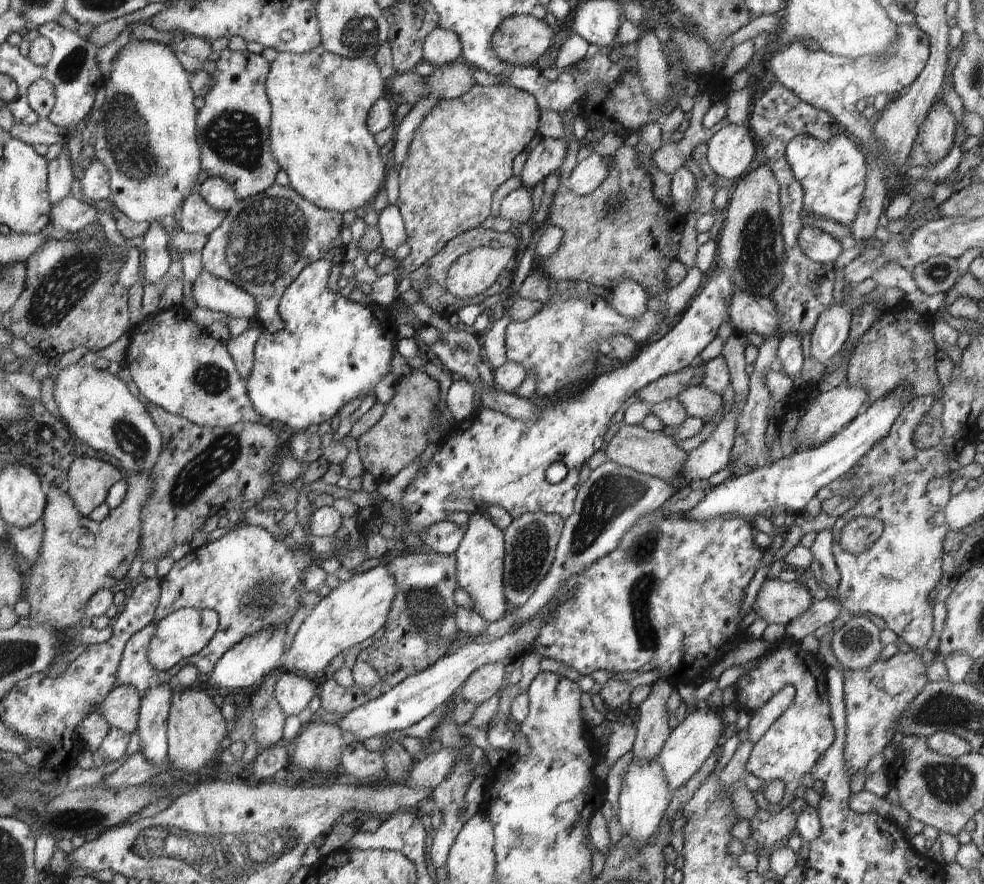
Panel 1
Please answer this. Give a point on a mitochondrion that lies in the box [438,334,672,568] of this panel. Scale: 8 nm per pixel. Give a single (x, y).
(613, 494)

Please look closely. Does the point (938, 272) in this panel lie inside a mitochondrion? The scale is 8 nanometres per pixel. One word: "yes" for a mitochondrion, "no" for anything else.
yes

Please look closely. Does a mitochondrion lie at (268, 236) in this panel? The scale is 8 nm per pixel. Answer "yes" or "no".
yes

